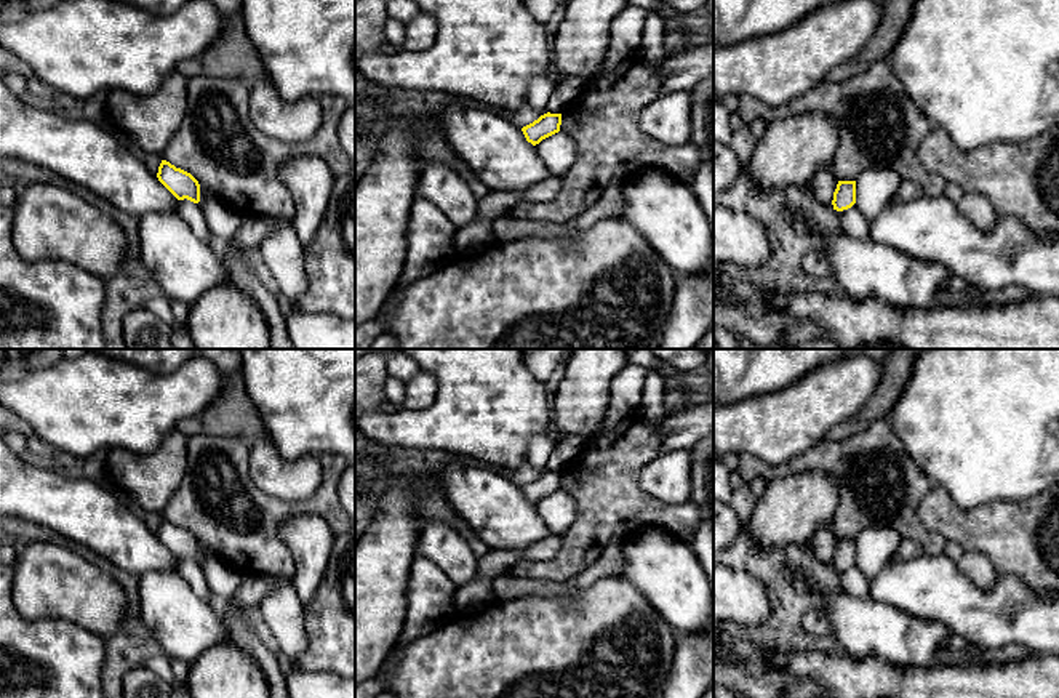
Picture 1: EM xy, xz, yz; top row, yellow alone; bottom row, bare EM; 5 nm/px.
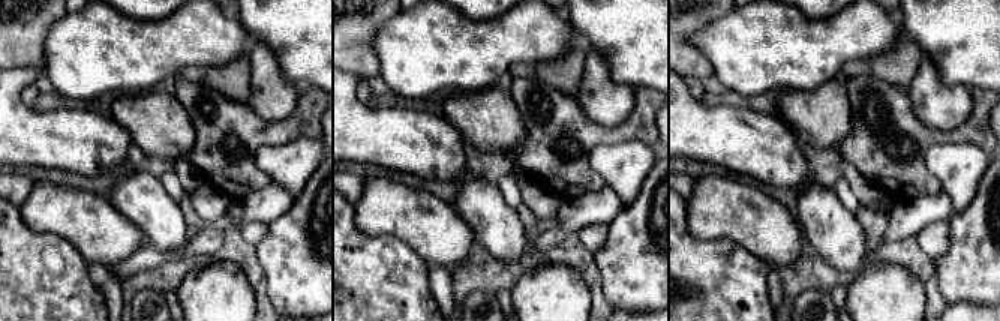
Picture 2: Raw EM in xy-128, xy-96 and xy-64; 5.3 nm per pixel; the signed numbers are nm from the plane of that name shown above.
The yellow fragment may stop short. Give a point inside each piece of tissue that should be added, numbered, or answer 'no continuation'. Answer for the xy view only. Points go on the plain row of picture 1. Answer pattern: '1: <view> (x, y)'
no continuation

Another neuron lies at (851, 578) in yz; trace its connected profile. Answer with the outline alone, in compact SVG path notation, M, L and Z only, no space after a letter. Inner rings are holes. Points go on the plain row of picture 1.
M832 560L827 565L838 576L845 591L848 591L851 596L870 597L869 580L861 573L856 564L843 570L837 570Z

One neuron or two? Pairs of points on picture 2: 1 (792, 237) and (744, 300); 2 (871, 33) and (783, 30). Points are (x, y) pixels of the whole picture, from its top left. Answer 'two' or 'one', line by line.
1: two
2: one

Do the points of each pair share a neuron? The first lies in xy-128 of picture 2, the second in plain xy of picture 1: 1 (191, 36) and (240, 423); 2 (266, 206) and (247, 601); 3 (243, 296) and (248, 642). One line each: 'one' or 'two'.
1: two
2: one
3: two

